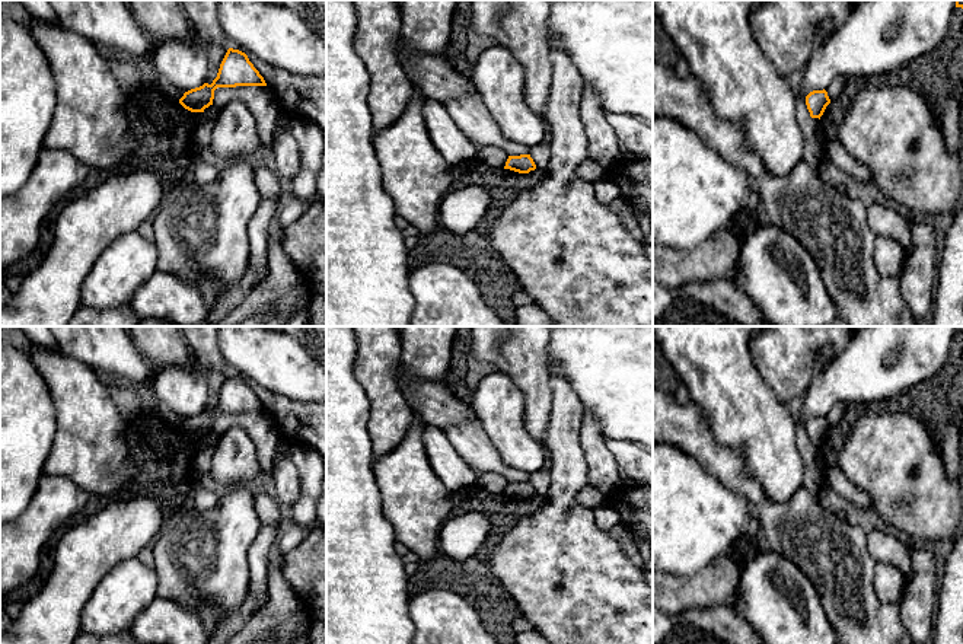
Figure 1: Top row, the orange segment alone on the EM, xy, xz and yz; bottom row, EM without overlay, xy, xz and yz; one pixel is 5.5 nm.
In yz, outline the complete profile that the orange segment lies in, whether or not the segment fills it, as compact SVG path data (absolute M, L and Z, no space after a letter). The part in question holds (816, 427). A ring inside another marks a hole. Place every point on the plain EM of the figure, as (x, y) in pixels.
M813 417L806 423L806 431L811 444L819 444L823 441L826 433L830 430L828 418Z

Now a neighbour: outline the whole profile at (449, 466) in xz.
M427 425L422 443L434 474L446 488L457 491L476 484L476 472L455 450L443 428Z

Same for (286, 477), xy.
M280 439L277 443L272 474L275 500L281 504L284 513L287 514L287 511L300 497L300 475L291 458L280 455L280 447L286 444L288 443L286 443L283 439Z

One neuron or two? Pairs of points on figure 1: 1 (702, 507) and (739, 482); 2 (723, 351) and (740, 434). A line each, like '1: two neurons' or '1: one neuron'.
1: two neurons
2: one neuron

